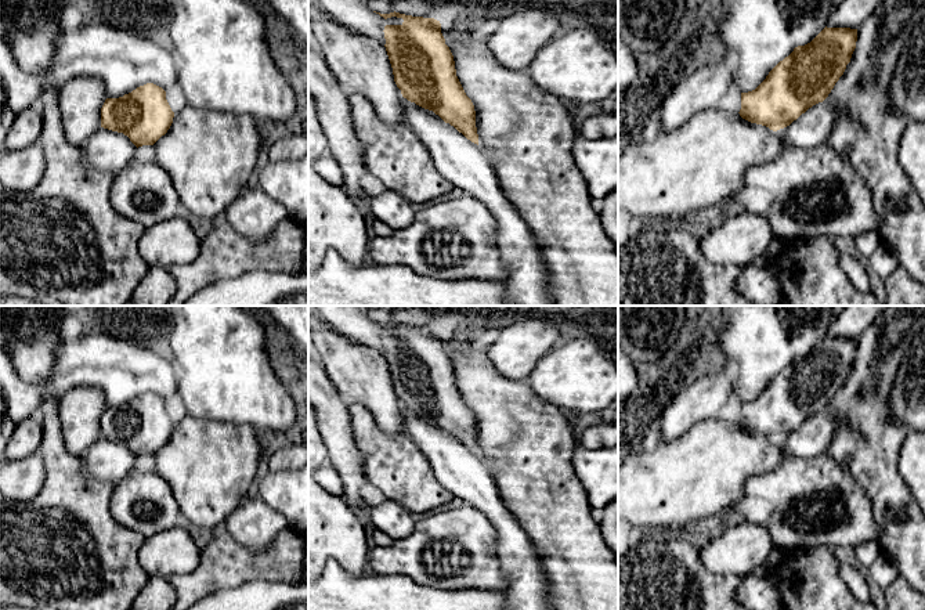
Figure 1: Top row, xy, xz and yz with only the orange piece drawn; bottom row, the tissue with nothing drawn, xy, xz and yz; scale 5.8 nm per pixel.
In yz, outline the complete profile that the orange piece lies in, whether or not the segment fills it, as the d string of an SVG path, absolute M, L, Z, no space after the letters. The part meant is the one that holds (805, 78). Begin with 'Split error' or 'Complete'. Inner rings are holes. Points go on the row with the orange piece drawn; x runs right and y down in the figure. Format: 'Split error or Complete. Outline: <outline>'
Complete. Outline: M825 26L810 43L795 47L755 90L741 93L740 116L773 131L789 126L828 97L856 41L857 29Z

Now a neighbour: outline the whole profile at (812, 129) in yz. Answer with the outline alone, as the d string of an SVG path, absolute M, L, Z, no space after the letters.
M824 100L809 108L789 126L780 129L784 147L814 148L828 142L828 136L838 118L837 109Z

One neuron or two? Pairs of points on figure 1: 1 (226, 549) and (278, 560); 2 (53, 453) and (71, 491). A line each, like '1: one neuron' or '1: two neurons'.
1: one neuron
2: one neuron

